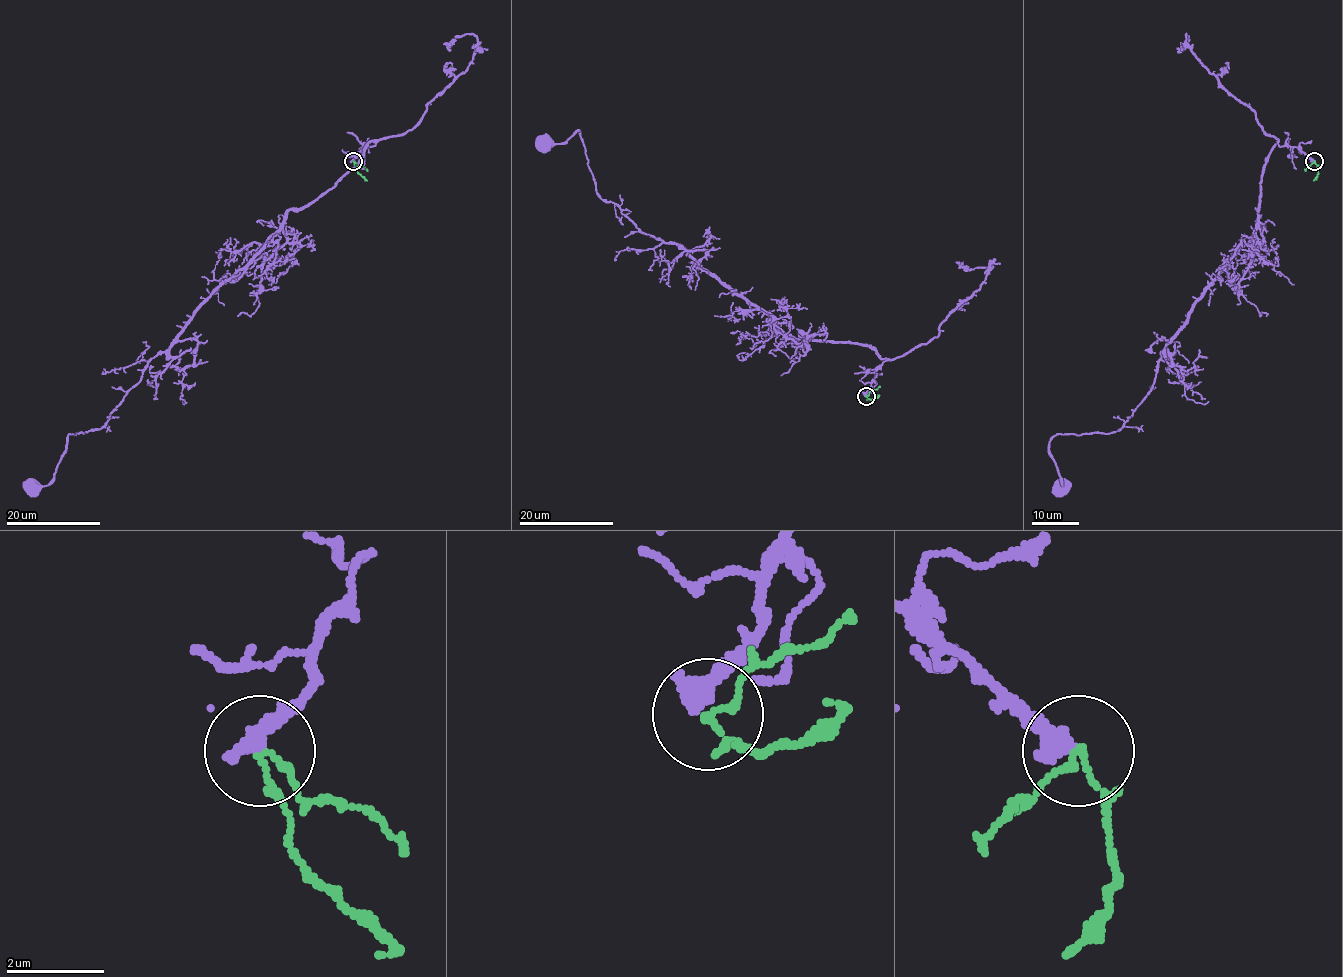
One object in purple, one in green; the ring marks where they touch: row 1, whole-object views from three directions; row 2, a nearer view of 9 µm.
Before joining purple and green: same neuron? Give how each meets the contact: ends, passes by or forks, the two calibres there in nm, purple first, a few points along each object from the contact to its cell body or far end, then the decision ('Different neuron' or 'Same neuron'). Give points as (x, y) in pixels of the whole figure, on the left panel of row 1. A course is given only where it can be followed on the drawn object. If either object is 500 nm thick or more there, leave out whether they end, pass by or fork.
At the ring purple ends. At the ring green passes by. Thickness 360 nm (purple) against 120 nm. Course of purple: (352, 161), (375, 143), (338, 182), (288, 212), (148, 363), (101, 428), (70, 434), (55, 477), (32, 487). Course of green: (354, 161), (364, 181). Different neuron

